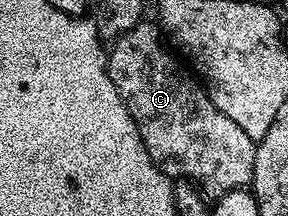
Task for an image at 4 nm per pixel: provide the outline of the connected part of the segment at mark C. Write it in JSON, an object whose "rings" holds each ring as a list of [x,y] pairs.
{"rings":[[[140,19],[129,31],[114,38],[112,45],[115,46],[107,53],[107,74],[109,79],[113,79],[133,123],[137,123],[145,151],[149,151],[149,159],[168,177],[198,183],[204,194],[212,193],[215,199],[234,189],[250,186],[257,142],[245,135],[229,115],[221,115],[221,111],[217,111],[207,96],[206,88],[190,72],[187,74],[182,63],[167,50],[168,42],[161,36],[160,26],[154,20],[147,20]]]}

